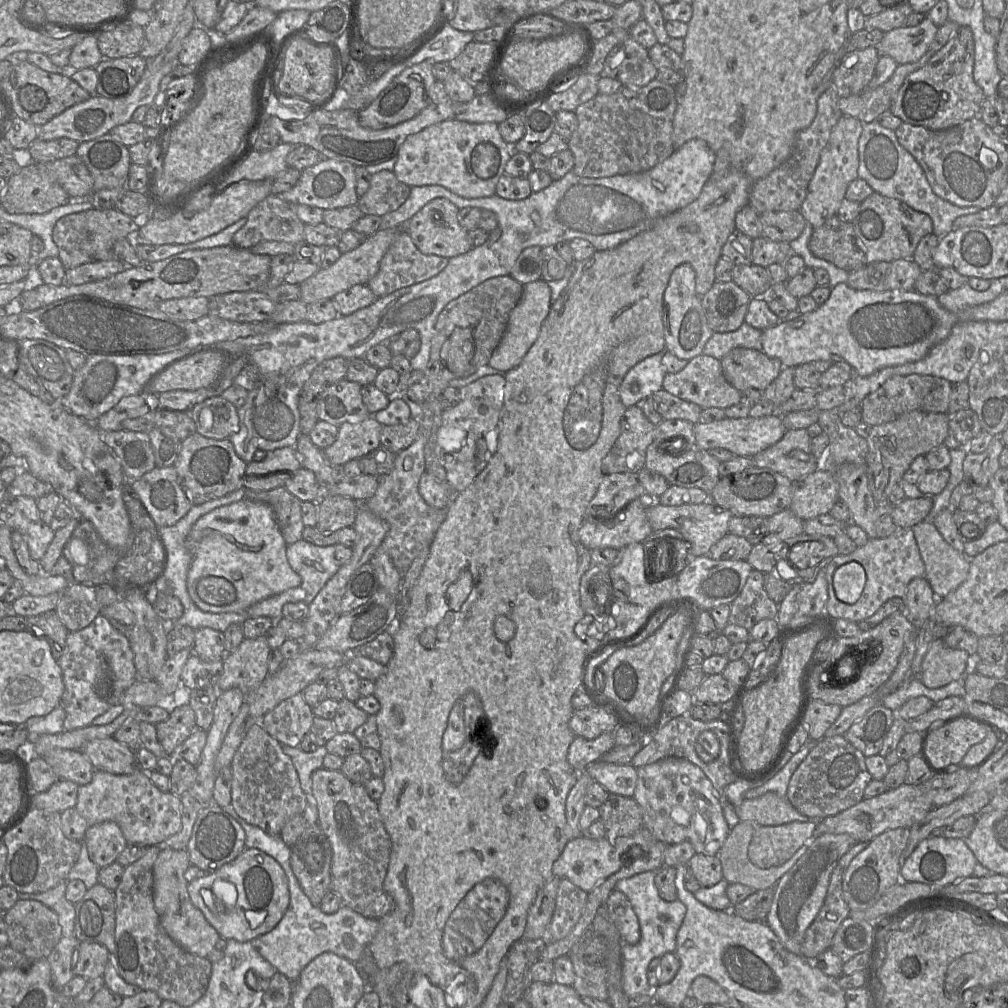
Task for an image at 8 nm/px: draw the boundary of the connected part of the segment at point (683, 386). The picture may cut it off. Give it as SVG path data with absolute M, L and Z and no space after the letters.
M700 354L688 361L687 365L679 372L666 373L662 389L678 398L693 402L703 408L722 408L740 403L740 391L733 387L725 378L720 360Z

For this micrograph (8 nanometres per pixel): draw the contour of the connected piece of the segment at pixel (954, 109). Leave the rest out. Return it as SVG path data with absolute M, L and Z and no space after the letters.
M961 26L957 35L938 50L923 67L905 78L889 111L903 122L935 131L979 117L981 105L987 98L973 78L974 48L971 29Z

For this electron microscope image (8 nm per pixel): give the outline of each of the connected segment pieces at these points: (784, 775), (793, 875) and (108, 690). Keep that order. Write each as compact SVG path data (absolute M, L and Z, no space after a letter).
M817 741L807 742L790 760L780 768L779 772L768 782L760 784L759 787L747 791L746 799L754 799L768 792L773 792L780 797L786 797L790 779L799 765L807 757Z
M849 834L814 836L805 845L805 852L779 879L766 923L790 952L802 956L801 947L806 930L819 914L827 894L833 870L840 858L856 843Z
M102 614L87 627L68 632L66 650L58 664L64 682L60 704L65 711L63 726L67 731L91 725L96 717L121 704L126 690L139 679L128 637Z

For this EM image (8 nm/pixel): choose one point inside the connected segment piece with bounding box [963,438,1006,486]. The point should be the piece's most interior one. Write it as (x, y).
(978, 467)

